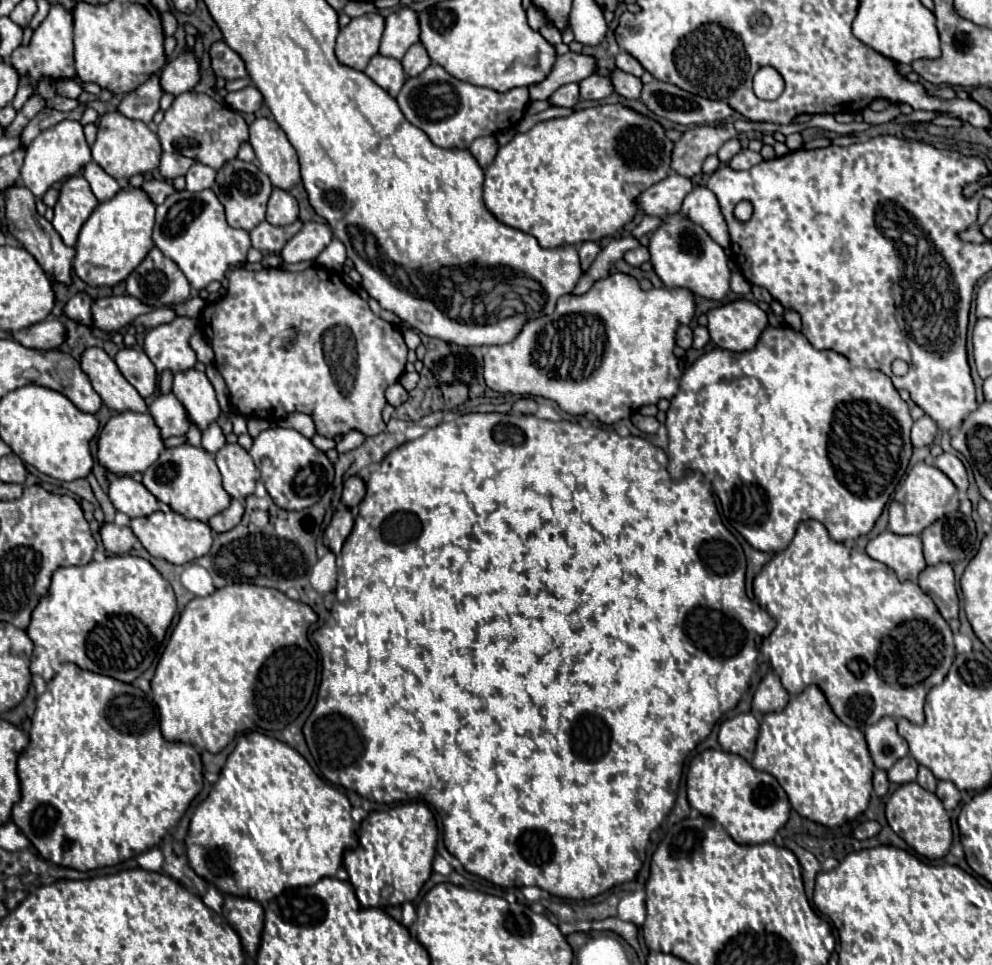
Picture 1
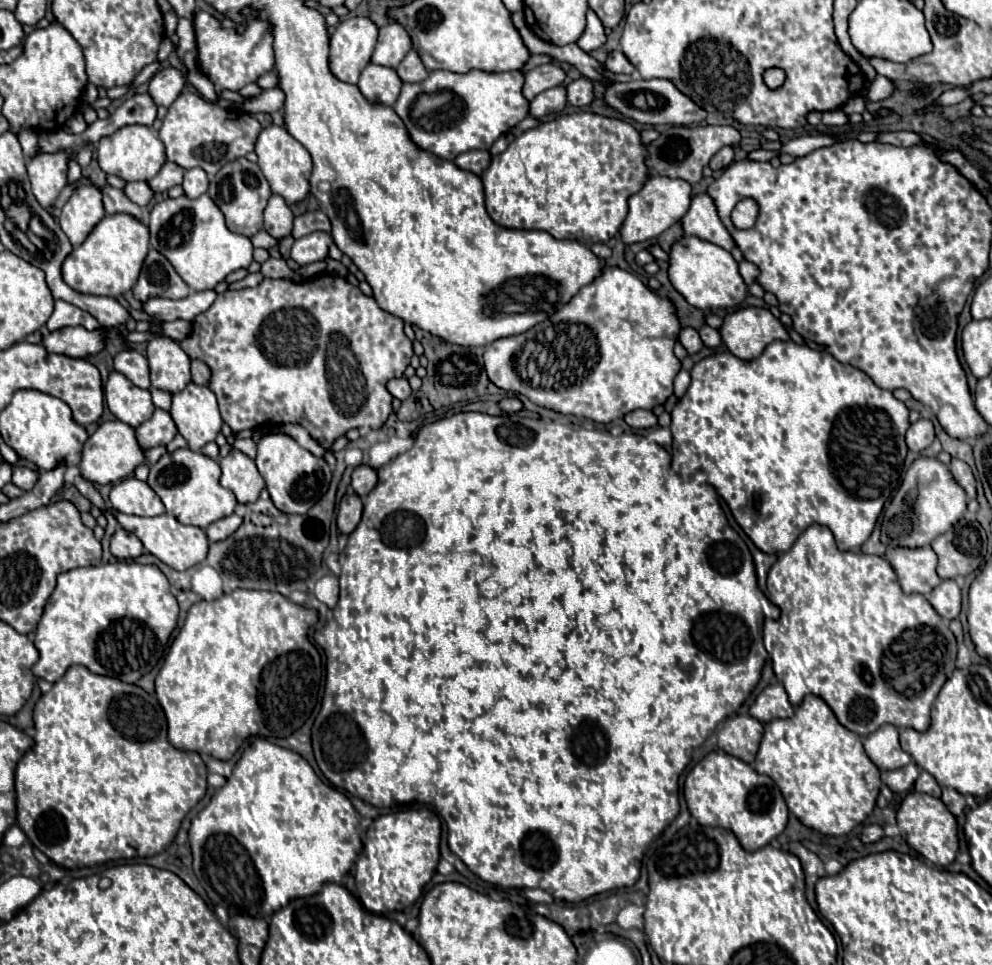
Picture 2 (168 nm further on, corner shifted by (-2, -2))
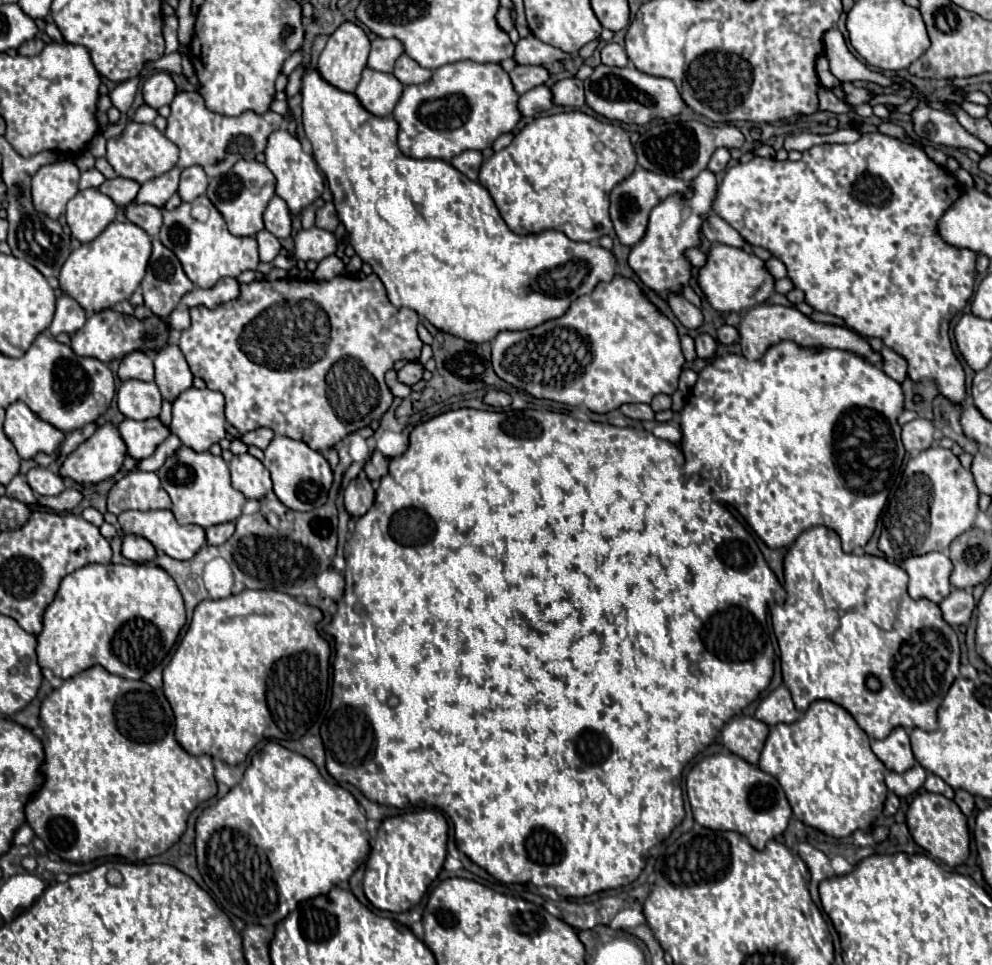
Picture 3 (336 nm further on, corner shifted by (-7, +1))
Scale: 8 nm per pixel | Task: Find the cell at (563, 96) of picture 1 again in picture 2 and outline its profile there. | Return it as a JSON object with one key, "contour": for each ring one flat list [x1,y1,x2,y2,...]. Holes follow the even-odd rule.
{"contour":[[555,86,555,88,549,88,541,94,537,94,531,102,529,102,529,114,533,118,543,118,551,112,559,112,567,106,567,100,565,100,565,88,563,86]]}

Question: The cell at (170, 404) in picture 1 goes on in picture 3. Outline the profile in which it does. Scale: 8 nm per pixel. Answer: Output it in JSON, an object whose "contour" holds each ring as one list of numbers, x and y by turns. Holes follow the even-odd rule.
{"contour":[[158,417,146,419,146,421,124,419,118,425,118,431,126,443,128,455,134,459,150,457,156,451,156,447,170,435,170,429,162,425]]}

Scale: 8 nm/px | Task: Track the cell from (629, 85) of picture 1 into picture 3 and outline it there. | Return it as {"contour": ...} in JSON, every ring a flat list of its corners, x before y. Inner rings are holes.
{"contour":[[532,33,528,37,522,37,516,43,516,53,514,59,520,65,548,65,554,61,564,61,564,59,574,59,570,53,562,53,562,49,554,49,552,45,546,45,538,41]]}

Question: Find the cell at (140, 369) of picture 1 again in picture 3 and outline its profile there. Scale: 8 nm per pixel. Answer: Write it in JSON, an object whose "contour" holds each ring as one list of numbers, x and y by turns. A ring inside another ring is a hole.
{"contour":[[134,351,130,355,126,355,120,361,120,369,118,369,120,379,140,379,140,381,154,381,154,365,152,359,146,357,142,351]]}

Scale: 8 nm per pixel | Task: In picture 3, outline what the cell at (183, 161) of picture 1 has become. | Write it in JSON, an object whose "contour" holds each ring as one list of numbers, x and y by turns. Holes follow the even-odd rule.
{"contour":[[172,167,168,173,146,181,134,201,164,207,164,203,178,191,178,181,180,181,180,169]]}

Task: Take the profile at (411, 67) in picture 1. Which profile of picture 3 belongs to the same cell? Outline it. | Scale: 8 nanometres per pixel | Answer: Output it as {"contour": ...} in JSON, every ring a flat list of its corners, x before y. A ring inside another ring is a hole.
{"contour":[[402,55,394,65,394,75,402,81,402,85,412,85,412,83,426,83,432,77,432,71,420,67,408,55]]}

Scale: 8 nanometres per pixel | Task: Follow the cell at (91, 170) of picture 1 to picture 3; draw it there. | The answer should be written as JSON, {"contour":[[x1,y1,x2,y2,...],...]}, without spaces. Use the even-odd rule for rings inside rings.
{"contour":[[128,203,124,205,126,219,142,227,148,235,156,235,160,225,162,225,162,213,154,205,138,205,138,203]]}

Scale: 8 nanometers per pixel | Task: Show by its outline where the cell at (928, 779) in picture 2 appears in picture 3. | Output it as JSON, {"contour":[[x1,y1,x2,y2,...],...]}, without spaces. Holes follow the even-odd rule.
{"contour":[[928,773,924,787,926,787,928,791,932,791,932,793,940,793,940,795,944,795,944,797,948,797,948,799,952,799,952,797,954,797,954,789,952,789,950,785,946,785,938,775]]}

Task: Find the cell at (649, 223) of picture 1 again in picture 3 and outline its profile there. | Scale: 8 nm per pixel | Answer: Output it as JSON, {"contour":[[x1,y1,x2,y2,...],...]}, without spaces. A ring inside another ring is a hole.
{"contour":[[710,213,710,217,706,217,704,225,702,225,702,233,710,243,724,243,730,247,744,247,744,239,738,235,736,229,732,229,722,217,718,217,716,213]]}

